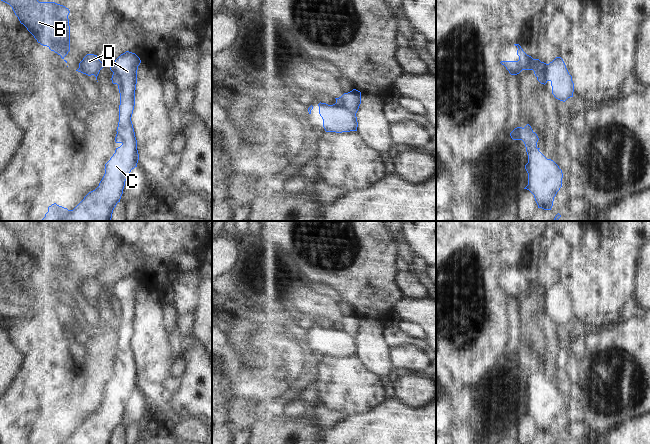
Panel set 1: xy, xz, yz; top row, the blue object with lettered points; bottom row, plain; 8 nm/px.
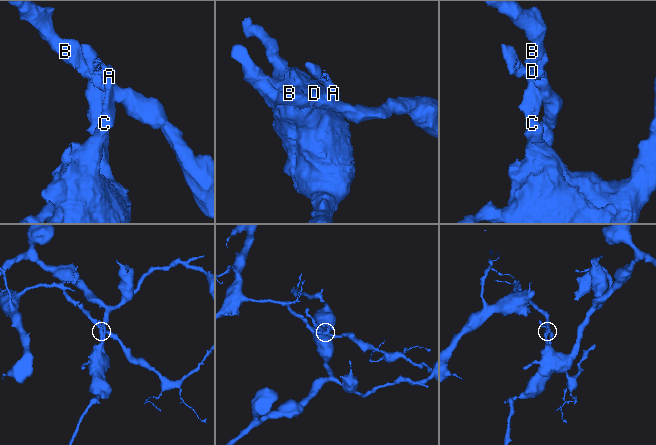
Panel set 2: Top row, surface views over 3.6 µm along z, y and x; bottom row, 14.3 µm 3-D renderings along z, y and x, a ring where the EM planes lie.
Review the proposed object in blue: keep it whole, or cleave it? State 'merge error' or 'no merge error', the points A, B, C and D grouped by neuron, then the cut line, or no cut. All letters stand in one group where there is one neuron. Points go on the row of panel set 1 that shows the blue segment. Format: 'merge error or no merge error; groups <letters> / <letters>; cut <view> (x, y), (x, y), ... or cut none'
merge error; groups A C / B D; cut xz (336, 100), (355, 114)

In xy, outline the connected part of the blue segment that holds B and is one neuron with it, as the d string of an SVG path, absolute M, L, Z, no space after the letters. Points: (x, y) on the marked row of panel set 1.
M1 0L9 4L21 24L34 36L38 43L47 46L67 63L64 57L70 51L69 9L55 2L39 2L38 0Z

